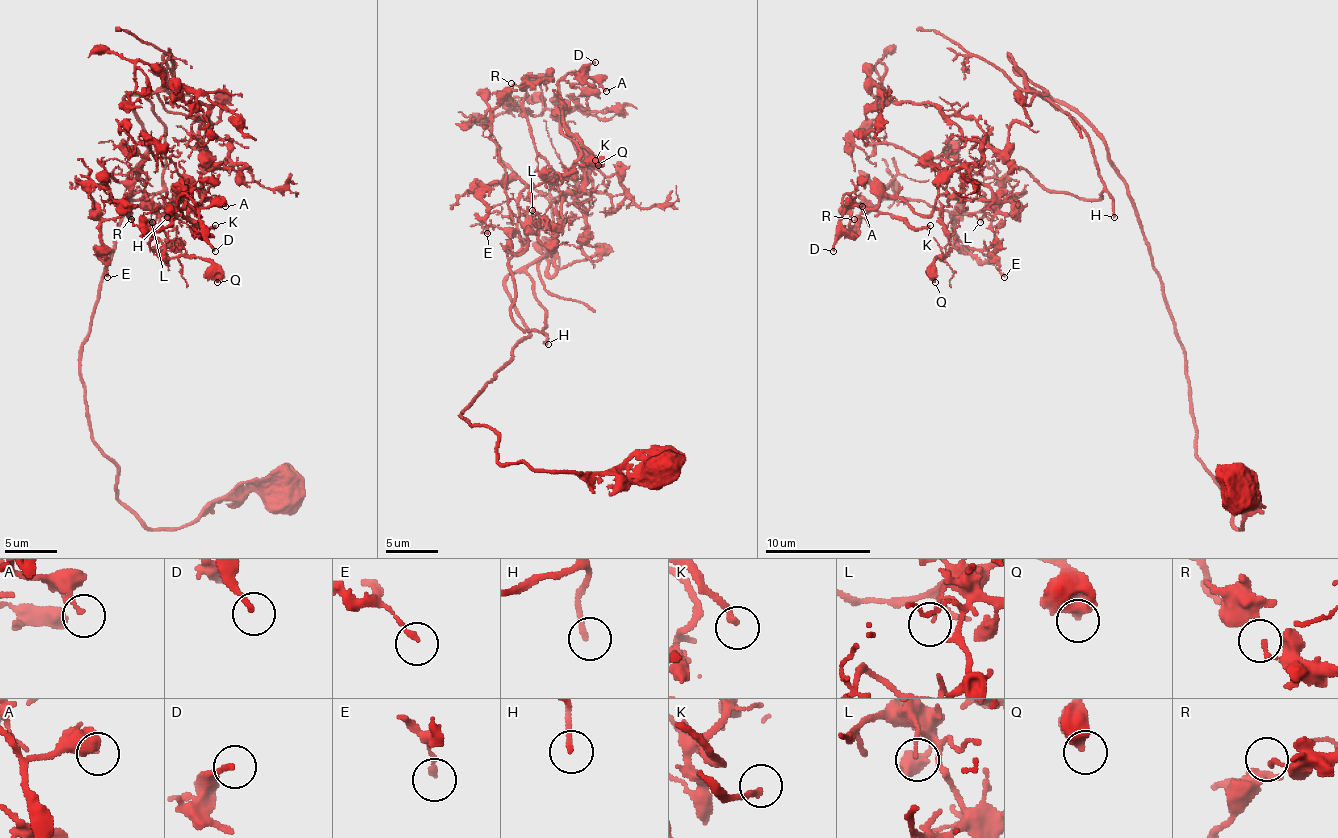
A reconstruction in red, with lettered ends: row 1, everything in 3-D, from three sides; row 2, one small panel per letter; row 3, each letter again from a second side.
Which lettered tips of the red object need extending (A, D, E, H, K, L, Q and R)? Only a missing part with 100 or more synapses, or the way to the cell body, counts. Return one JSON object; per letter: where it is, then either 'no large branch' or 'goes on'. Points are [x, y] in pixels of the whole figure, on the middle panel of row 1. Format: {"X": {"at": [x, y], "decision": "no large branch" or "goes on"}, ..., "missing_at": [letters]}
{"A": {"at": [606, 91], "decision": "no large branch"}, "D": {"at": [595, 62], "decision": "goes on"}, "E": {"at": [487, 233], "decision": "no large branch"}, "H": {"at": [548, 344], "decision": "no large branch"}, "K": {"at": [595, 160], "decision": "no large branch"}, "L": {"at": [532, 210], "decision": "no large branch"}, "Q": {"at": [598, 165], "decision": "no large branch"}, "R": {"at": [511, 83], "decision": "no large branch"}, "missing_at": ["D"]}

